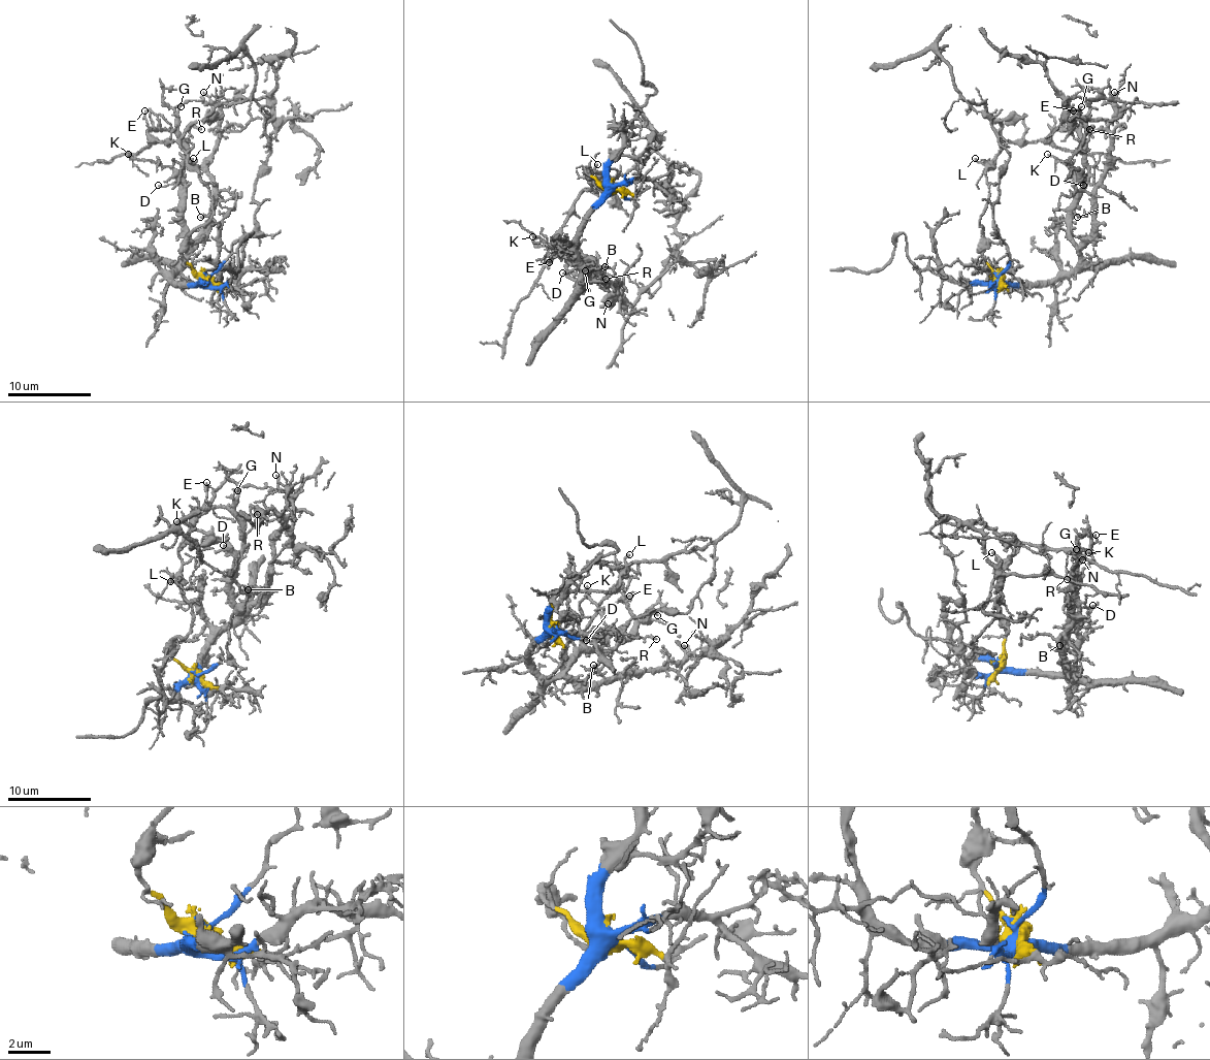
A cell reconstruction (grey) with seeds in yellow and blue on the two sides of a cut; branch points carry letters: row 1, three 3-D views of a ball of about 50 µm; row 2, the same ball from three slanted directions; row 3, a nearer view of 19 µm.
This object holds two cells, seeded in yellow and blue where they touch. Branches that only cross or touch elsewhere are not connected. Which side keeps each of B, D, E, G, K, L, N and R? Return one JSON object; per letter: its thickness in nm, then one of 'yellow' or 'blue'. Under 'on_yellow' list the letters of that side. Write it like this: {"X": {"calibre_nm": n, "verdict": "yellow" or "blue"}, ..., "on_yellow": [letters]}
{"B": {"calibre_nm": 80, "verdict": "blue"}, "D": {"calibre_nm": 140, "verdict": "blue"}, "E": {"calibre_nm": 110, "verdict": "blue"}, "G": {"calibre_nm": 160, "verdict": "blue"}, "K": {"calibre_nm": 160, "verdict": "blue"}, "L": {"calibre_nm": 130, "verdict": "yellow"}, "N": {"calibre_nm": 120, "verdict": "blue"}, "R": {"calibre_nm": 100, "verdict": "blue"}, "on_yellow": ["L"]}

